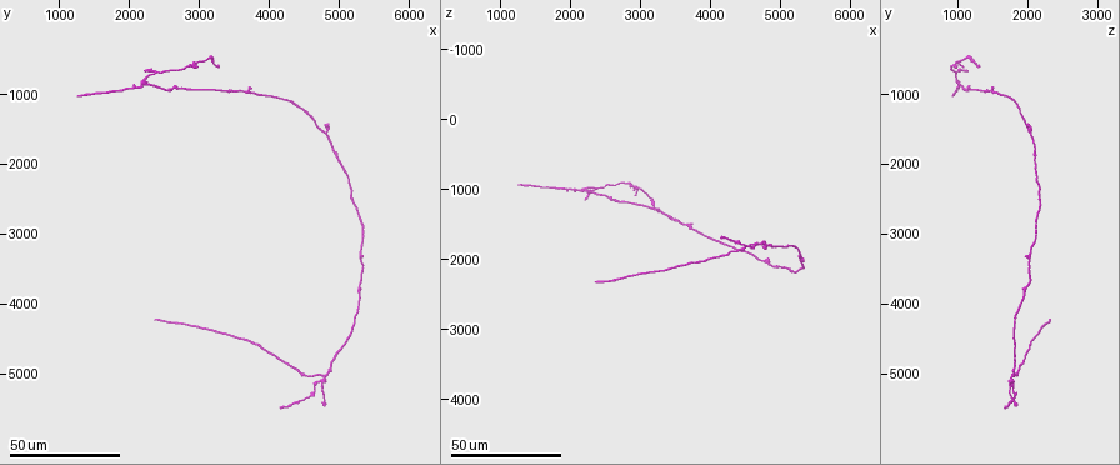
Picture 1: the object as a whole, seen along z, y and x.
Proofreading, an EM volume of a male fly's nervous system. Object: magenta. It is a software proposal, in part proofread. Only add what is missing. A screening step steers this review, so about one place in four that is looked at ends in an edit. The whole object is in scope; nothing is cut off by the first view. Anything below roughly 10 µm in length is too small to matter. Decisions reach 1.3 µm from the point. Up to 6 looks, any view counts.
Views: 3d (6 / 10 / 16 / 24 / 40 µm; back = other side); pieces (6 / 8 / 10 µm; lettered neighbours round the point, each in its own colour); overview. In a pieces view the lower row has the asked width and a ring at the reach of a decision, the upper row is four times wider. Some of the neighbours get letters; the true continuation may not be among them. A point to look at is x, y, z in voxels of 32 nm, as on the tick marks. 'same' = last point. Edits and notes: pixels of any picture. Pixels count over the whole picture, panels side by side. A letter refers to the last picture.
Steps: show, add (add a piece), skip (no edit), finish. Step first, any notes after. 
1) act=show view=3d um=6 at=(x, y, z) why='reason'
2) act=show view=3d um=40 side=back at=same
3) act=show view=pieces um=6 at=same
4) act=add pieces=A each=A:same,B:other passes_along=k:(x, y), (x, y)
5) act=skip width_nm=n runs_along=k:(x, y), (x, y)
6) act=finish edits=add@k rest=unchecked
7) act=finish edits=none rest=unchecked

act=show view=3d um=24 at=(1300, 1000, 950) why='end of a long branch'

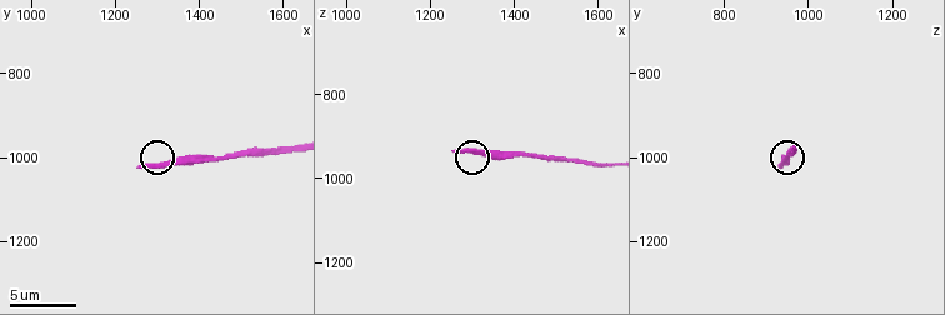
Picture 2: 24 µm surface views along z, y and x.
act=show view=pieces um=8 at=(1255, 1020, 940)

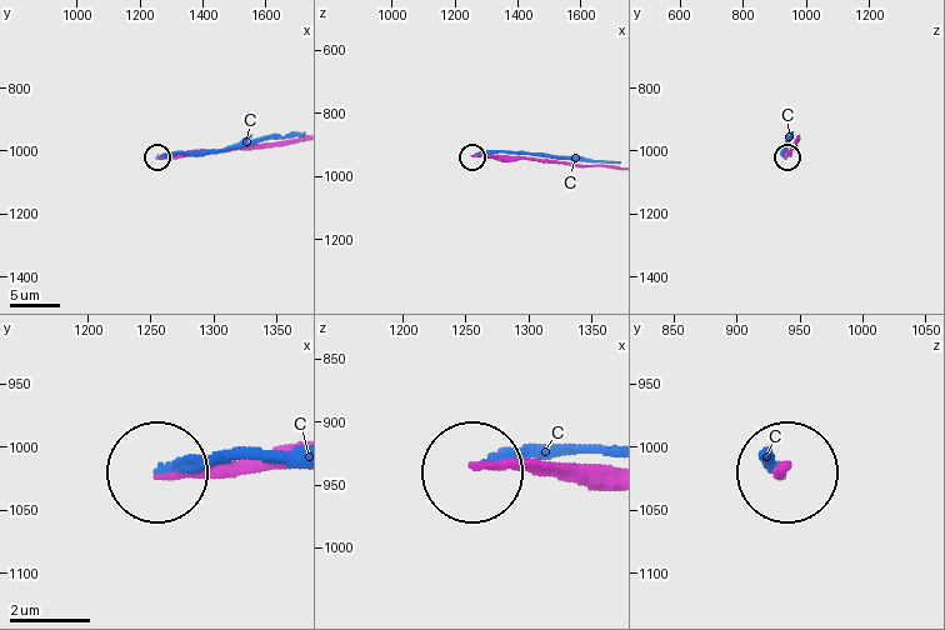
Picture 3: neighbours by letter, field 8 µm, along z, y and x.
act=skip each=C:other runs_along=3:(609, 166), (474, 155) found='no lettered piece goes on from it'

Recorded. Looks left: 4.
act=show view=3d um=40 at=(4200, 5450, 1650) why='branch stops here'

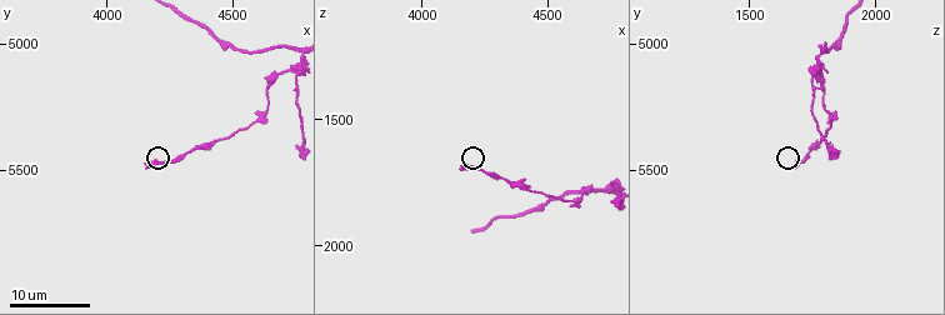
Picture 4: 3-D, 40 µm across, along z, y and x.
act=show view=pieces um=10 at=(4150, 5490, 1680)

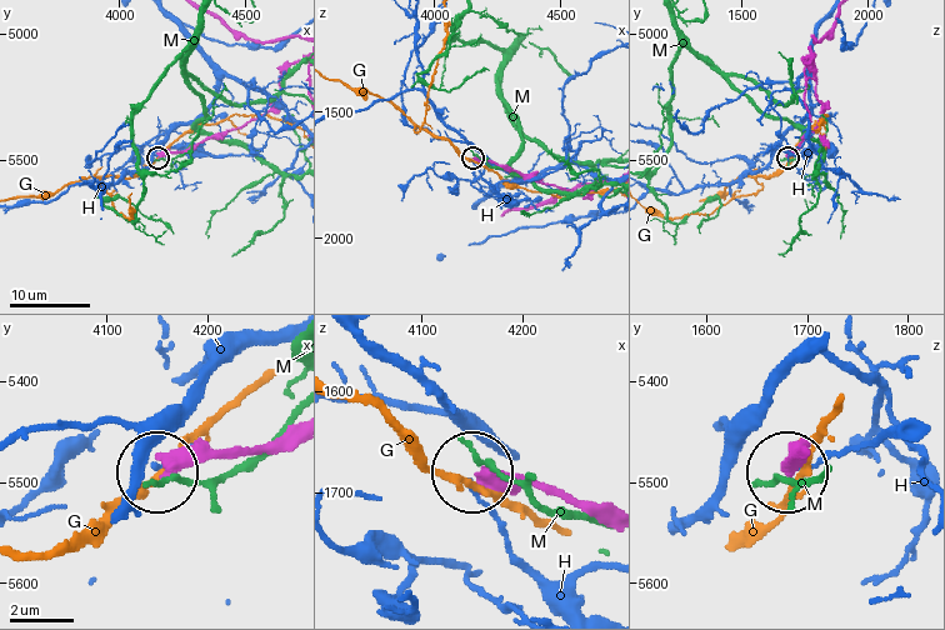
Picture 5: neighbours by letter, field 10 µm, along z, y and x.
act=skip each=G:other,H:other,M:other runs_along=5:(605, 518), (581, 501), (500, 488), (479, 475) found='no lettered piece goes on from it'

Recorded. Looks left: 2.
act=show view=3d um=24 at=(2350, 4250, 2300) why='an open end'

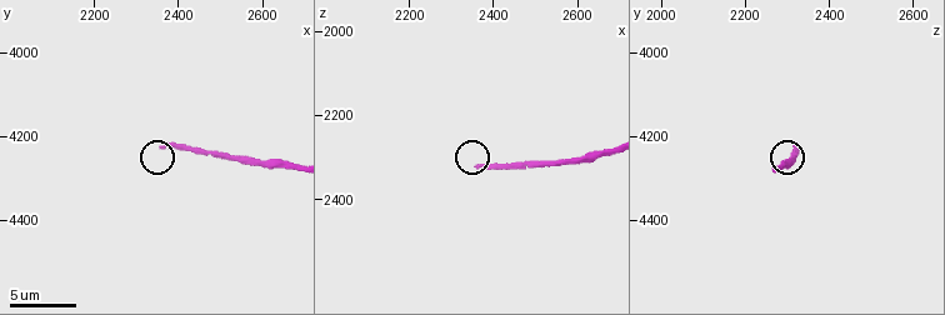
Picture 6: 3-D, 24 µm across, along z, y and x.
act=show view=pieces um=10 at=(2355, 4225, 2325)

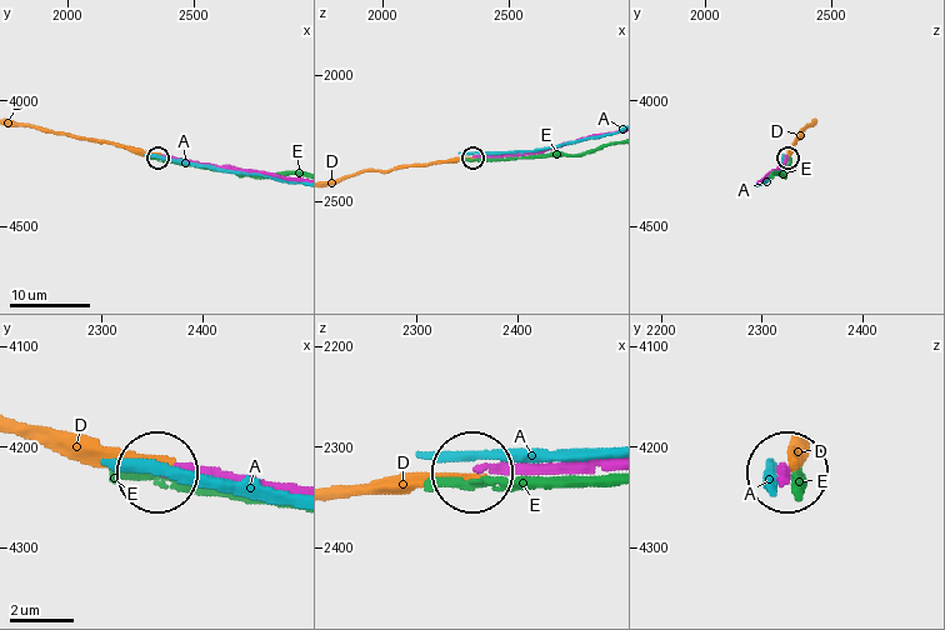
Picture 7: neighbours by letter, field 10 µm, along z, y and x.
act=skip width_nm=180 each=A:other,D:other,E:other runs_along=7:(590, 138), (533, 151), (473, 155) found='none of them fits'

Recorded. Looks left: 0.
act=finish edits=none rest=unchecked

